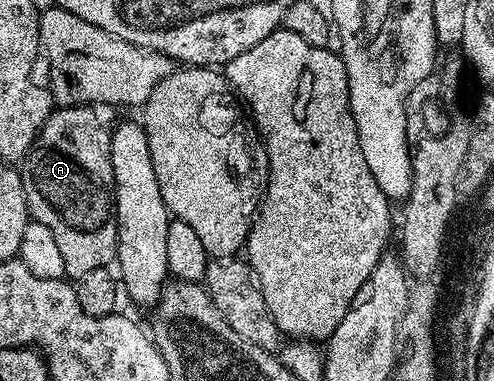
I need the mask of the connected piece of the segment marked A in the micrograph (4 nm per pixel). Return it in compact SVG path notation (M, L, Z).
M62 105L51 110L20 170L33 222L43 223L52 229L52 237L56 237L56 245L60 245L60 253L64 256L66 275L77 281L92 273L92 269L100 269L115 262L118 254L118 212L114 206L111 128L102 124L93 106L74 106Z

